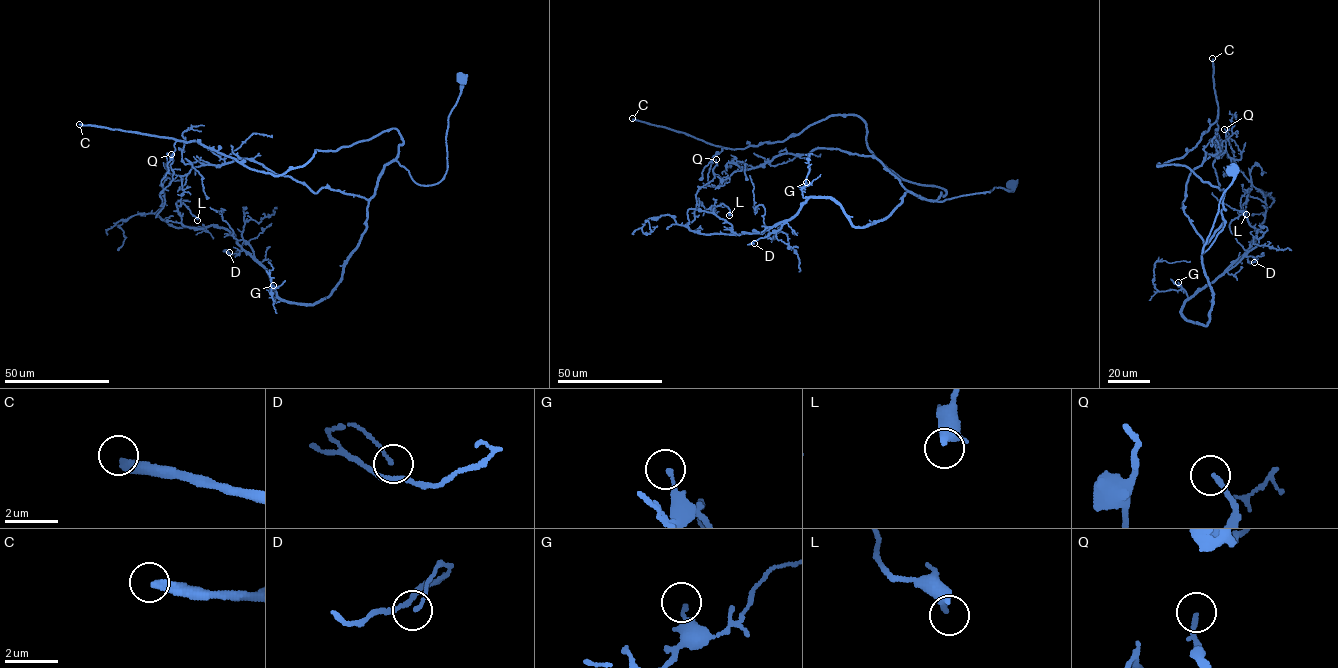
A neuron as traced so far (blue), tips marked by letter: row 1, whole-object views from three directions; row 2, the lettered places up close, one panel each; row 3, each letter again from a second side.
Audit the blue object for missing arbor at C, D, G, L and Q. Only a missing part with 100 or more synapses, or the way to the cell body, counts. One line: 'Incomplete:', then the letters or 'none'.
Incomplete: C

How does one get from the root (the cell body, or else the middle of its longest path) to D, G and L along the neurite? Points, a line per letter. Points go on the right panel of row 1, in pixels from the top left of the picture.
D: (1232, 170), (1202, 252), (1225, 221), (1202, 254), (1210, 321), (1184, 318), (1186, 301), (1247, 252), (1254, 262)
G: (1232, 170), (1202, 252), (1225, 221), (1202, 254), (1212, 293), (1208, 324), (1184, 318), (1187, 296), (1178, 282)
L: (1232, 170), (1202, 252), (1225, 221), (1202, 254), (1210, 321), (1185, 318), (1260, 229), (1248, 189), (1246, 214)

